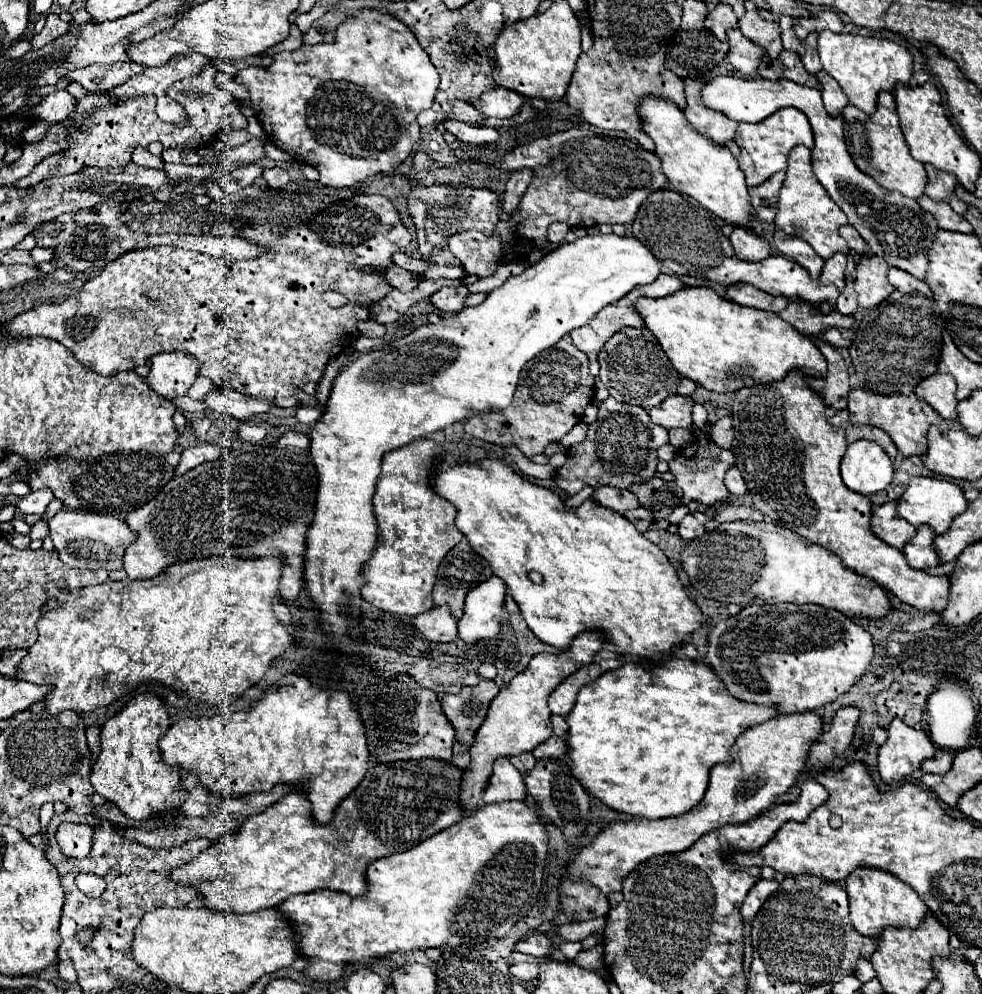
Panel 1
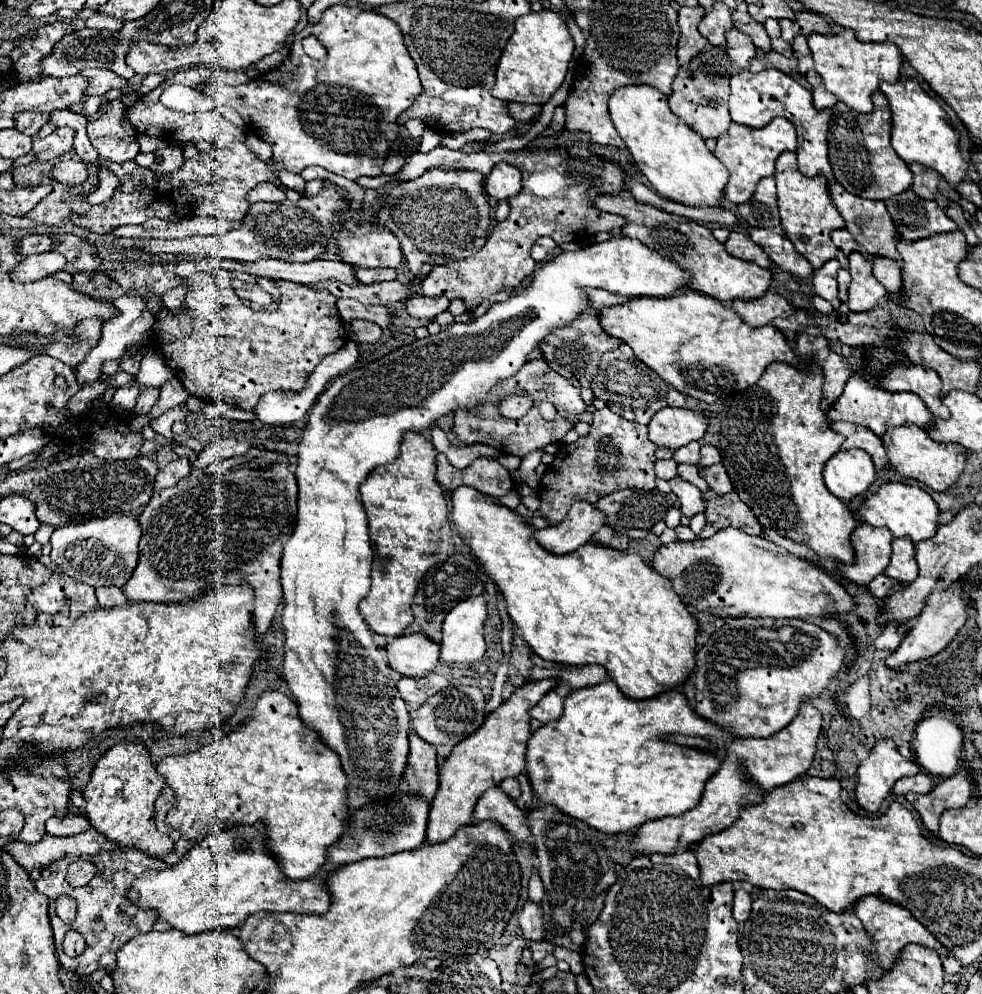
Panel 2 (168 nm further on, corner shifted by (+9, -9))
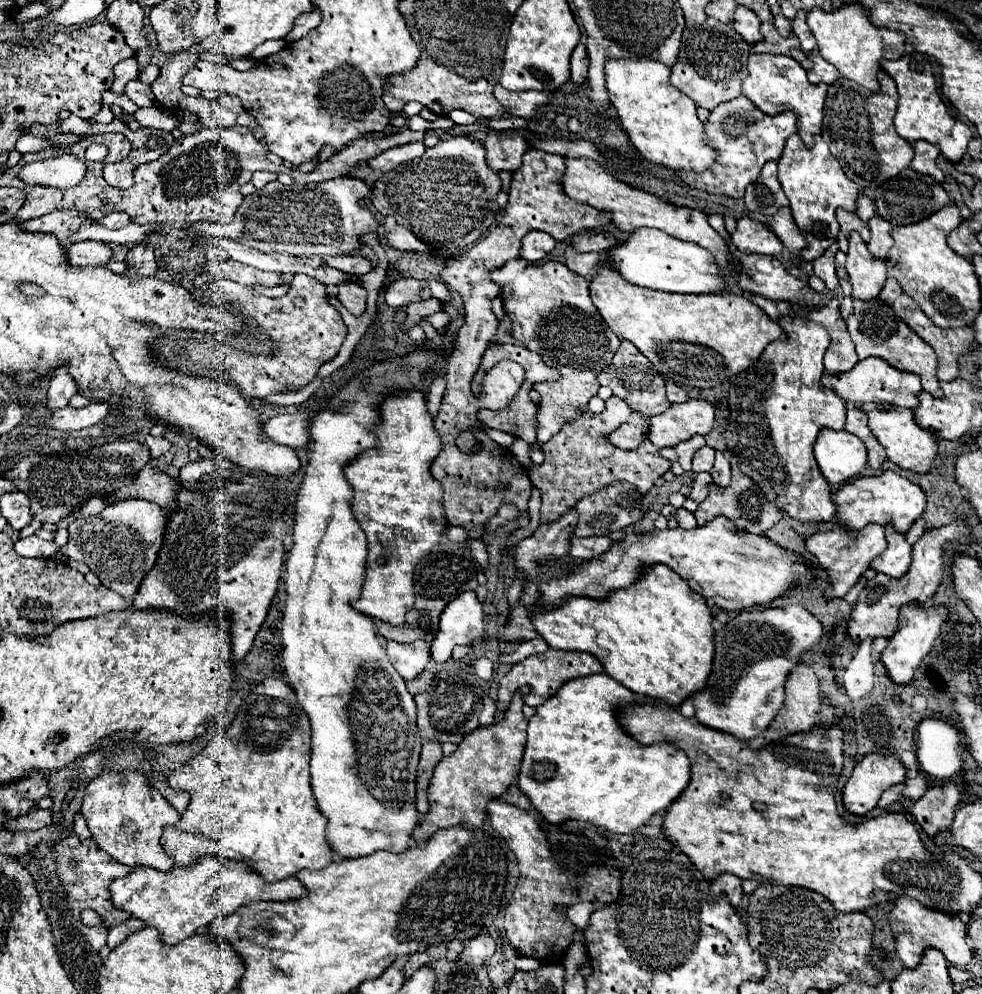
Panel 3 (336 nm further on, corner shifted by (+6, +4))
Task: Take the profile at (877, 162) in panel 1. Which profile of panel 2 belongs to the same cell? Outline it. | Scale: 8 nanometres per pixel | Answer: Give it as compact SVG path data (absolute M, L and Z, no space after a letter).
M875 92L873 102L875 108L869 114L859 114L847 108L843 102L837 102L831 108L829 160L835 178L847 192L869 200L889 200L909 190L913 174L891 148L891 112L887 98L881 92Z

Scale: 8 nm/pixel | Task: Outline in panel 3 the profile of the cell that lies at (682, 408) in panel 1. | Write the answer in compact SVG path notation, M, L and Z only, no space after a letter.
M690 399L680 405L672 405L668 411L650 419L650 433L648 439L656 447L676 447L682 441L688 441L694 435L708 435L714 427L714 407L704 399Z

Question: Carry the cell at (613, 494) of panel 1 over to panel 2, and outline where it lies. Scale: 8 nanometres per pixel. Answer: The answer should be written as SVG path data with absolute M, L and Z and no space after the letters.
M575 502L563 522L537 530L537 542L553 554L569 554L585 544L603 524L605 516L595 504Z

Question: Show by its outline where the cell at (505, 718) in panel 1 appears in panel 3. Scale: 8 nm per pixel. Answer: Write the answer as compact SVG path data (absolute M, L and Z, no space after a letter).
M510 703L508 711L498 723L474 729L468 737L464 737L450 757L444 757L438 763L428 787L430 811L414 831L416 845L424 845L438 829L484 827L488 817L488 801L492 801L492 797L500 797L510 785L514 785L520 771L526 745L526 717L522 715L522 705L524 703Z

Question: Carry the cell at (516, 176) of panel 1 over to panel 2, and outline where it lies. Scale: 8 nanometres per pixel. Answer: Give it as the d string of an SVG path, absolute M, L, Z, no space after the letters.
M499 162L485 180L485 188L497 202L509 200L521 192L521 172L507 162Z

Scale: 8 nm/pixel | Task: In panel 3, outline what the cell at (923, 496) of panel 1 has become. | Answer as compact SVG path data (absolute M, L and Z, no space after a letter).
M884 471L882 475L874 477L858 477L842 485L838 491L834 491L832 497L838 509L834 523L850 531L858 531L868 523L878 523L878 525L892 525L894 529L900 529L900 533L906 533L926 507L924 491L916 483L900 477L894 471Z

